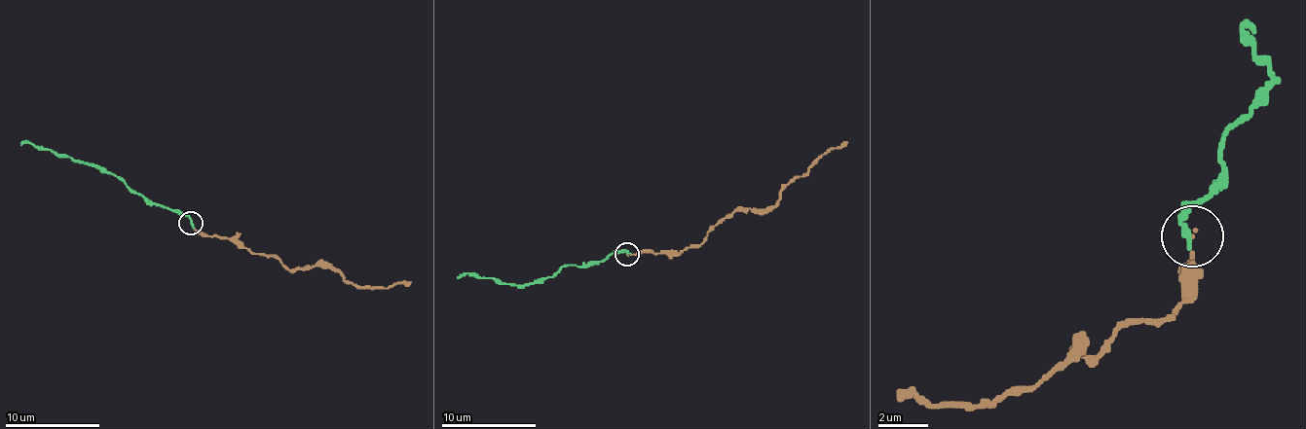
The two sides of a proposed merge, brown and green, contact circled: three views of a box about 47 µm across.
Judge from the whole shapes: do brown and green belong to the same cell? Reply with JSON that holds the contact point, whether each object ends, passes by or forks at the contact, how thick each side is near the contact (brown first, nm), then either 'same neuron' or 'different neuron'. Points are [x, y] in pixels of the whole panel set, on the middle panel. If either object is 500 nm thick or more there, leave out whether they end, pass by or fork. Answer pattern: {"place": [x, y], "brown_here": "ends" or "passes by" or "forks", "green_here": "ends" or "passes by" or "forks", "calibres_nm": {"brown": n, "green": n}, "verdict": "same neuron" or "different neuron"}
{"place": [626, 254], "brown_here": "ends", "green_here": "ends", "calibres_nm": {"brown": 100, "green": 280}, "verdict": "same neuron"}

